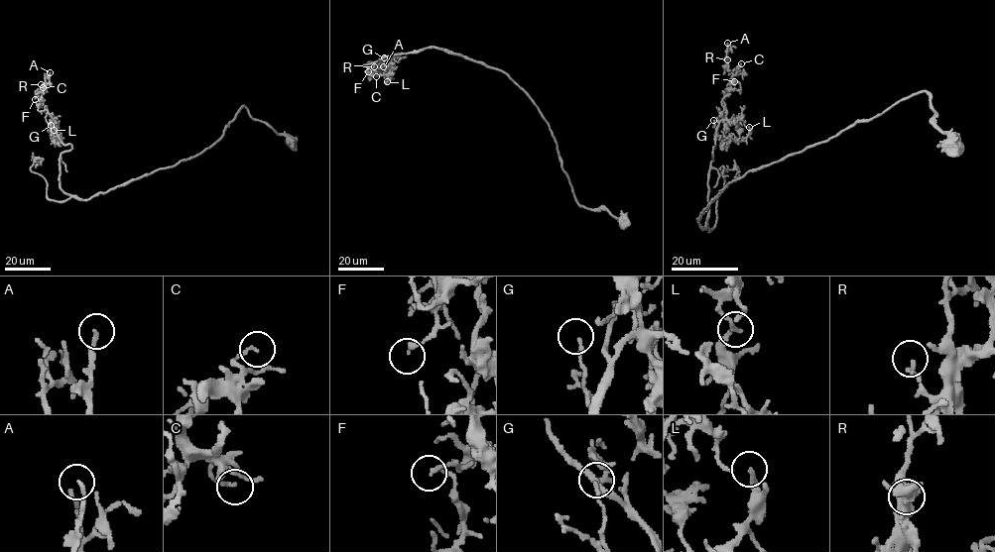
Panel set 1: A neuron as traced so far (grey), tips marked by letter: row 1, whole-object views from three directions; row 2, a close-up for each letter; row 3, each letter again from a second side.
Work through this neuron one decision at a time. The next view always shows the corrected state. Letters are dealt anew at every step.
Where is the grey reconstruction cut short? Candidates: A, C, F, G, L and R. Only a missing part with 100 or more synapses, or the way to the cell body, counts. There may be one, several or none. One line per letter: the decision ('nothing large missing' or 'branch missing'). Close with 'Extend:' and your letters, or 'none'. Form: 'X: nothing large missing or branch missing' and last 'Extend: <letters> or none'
A: nothing large missing
C: nothing large missing
F: nothing large missing
G: nothing large missing
L: nothing large missing
R: nothing large missing
Extend: none

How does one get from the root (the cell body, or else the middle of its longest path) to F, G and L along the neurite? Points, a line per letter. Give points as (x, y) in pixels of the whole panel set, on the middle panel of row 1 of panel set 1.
F: (625, 220), (578, 203), (548, 122), (503, 72), (438, 48), (393, 54), (405, 57), (368, 71)
G: (625, 220), (578, 203), (548, 122), (505, 73), (438, 48), (393, 54), (405, 57), (388, 68), (384, 57)
L: (625, 220), (578, 203), (548, 122), (503, 72), (426, 48), (393, 54), (405, 57), (392, 58), (387, 81)

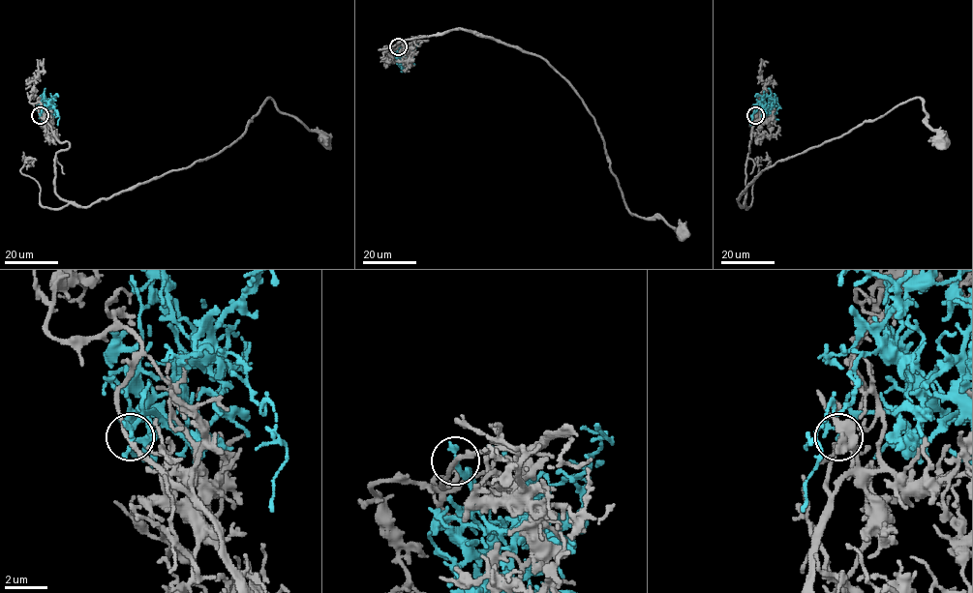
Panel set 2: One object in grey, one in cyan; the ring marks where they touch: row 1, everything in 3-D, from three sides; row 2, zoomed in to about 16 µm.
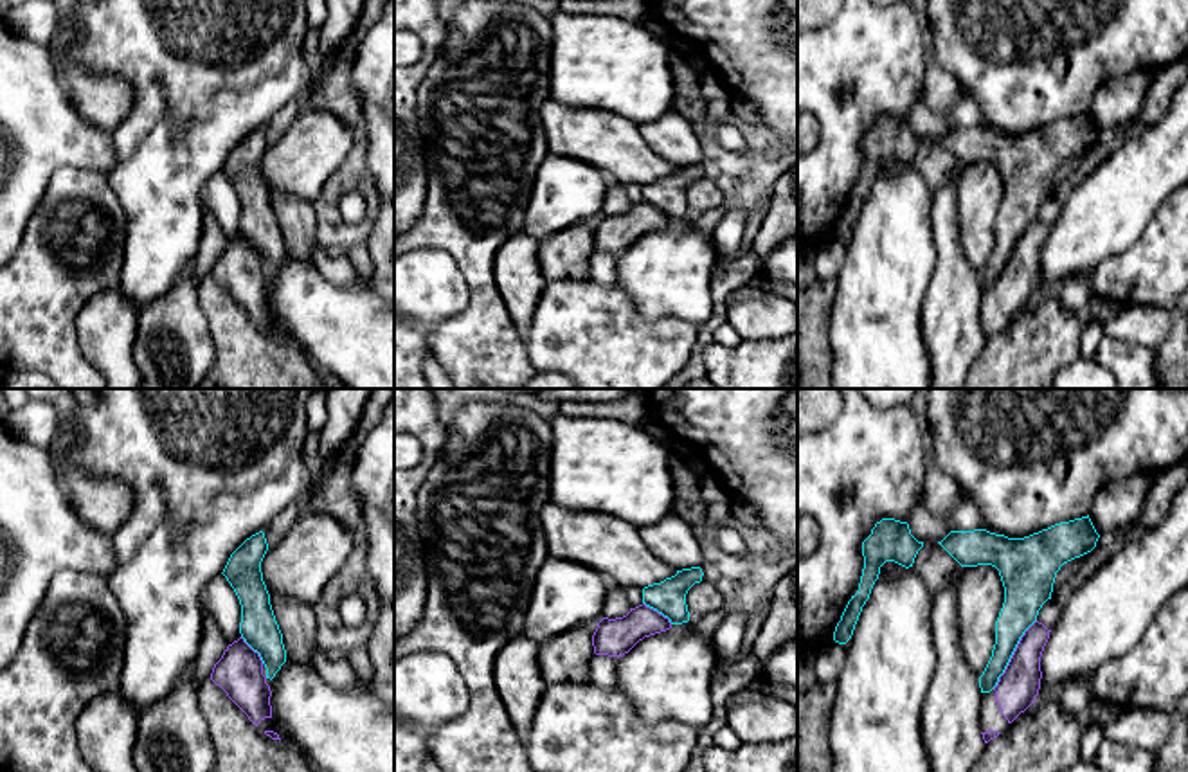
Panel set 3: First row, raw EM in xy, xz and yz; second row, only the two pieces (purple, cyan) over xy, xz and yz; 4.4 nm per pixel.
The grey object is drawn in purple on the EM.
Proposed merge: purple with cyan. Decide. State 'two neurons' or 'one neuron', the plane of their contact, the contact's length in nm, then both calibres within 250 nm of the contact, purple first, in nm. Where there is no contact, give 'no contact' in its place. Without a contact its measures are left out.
one neuron; contact in yz; length 360 nm; calibres 180 and 170 nm

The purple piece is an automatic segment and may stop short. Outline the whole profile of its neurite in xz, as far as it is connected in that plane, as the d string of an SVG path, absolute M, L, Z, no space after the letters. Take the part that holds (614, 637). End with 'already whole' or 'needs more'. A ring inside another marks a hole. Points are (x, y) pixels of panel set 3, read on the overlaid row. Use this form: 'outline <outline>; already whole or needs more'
outline M702 569L677 570L675 576L643 588L643 603L623 617L603 617L592 635L596 655L623 657L644 637L689 621L688 590L702 581Z; needs more

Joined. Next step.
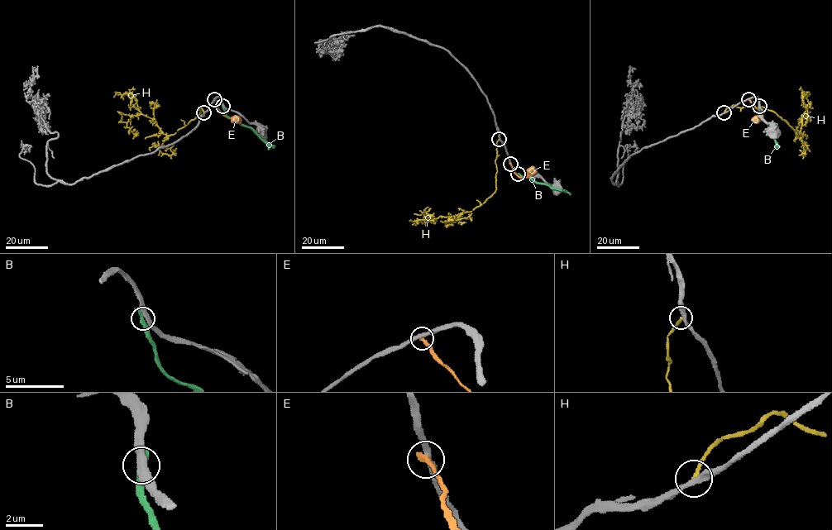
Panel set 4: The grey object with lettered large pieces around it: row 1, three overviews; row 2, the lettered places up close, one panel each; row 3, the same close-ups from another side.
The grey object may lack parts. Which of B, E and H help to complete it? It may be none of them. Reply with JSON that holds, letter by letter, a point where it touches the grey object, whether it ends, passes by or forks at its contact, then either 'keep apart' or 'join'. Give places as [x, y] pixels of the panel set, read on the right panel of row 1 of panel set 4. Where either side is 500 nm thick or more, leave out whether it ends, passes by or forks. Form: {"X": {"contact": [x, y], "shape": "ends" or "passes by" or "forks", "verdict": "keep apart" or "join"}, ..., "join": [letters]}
{"B": {"contact": [759, 106], "shape": "ends", "verdict": "keep apart"}, "E": {"contact": [748, 99], "shape": "ends", "verdict": "keep apart"}, "H": {"contact": [724, 112], "shape": "ends", "verdict": "keep apart"}, "join": []}

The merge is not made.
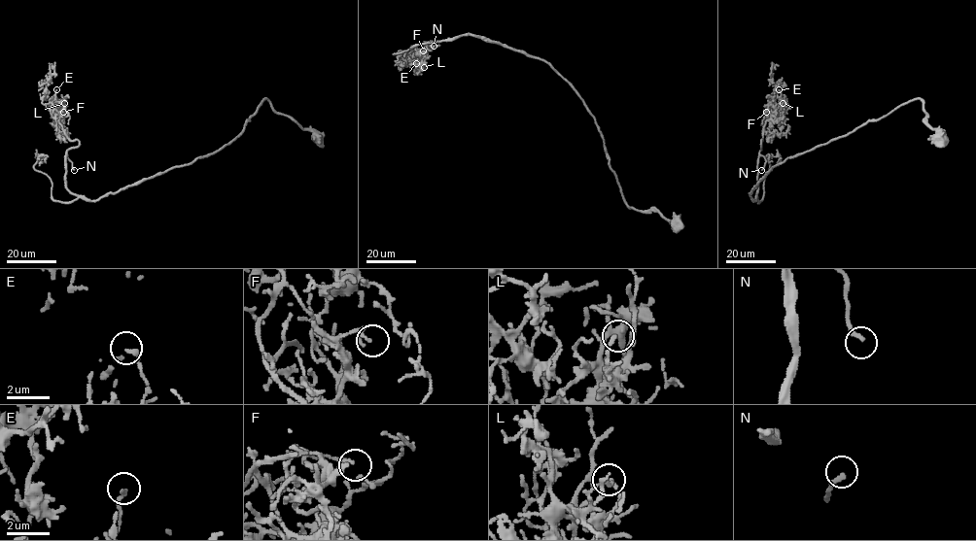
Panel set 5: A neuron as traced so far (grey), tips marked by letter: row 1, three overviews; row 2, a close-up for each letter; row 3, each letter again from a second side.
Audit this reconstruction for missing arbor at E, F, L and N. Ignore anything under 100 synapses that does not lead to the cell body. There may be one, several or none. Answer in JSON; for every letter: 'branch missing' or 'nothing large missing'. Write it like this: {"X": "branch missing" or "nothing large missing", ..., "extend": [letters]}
{"E": "nothing large missing", "F": "nothing large missing", "L": "nothing large missing", "N": "branch missing", "extend": ["N"]}

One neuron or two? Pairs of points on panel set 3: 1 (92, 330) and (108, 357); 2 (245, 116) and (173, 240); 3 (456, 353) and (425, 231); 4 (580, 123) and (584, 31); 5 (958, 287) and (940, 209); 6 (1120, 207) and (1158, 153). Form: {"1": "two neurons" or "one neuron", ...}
{"1": "one neuron", "2": "one neuron", "3": "one neuron", "4": "two neurons", "5": "one neuron", "6": "one neuron"}

